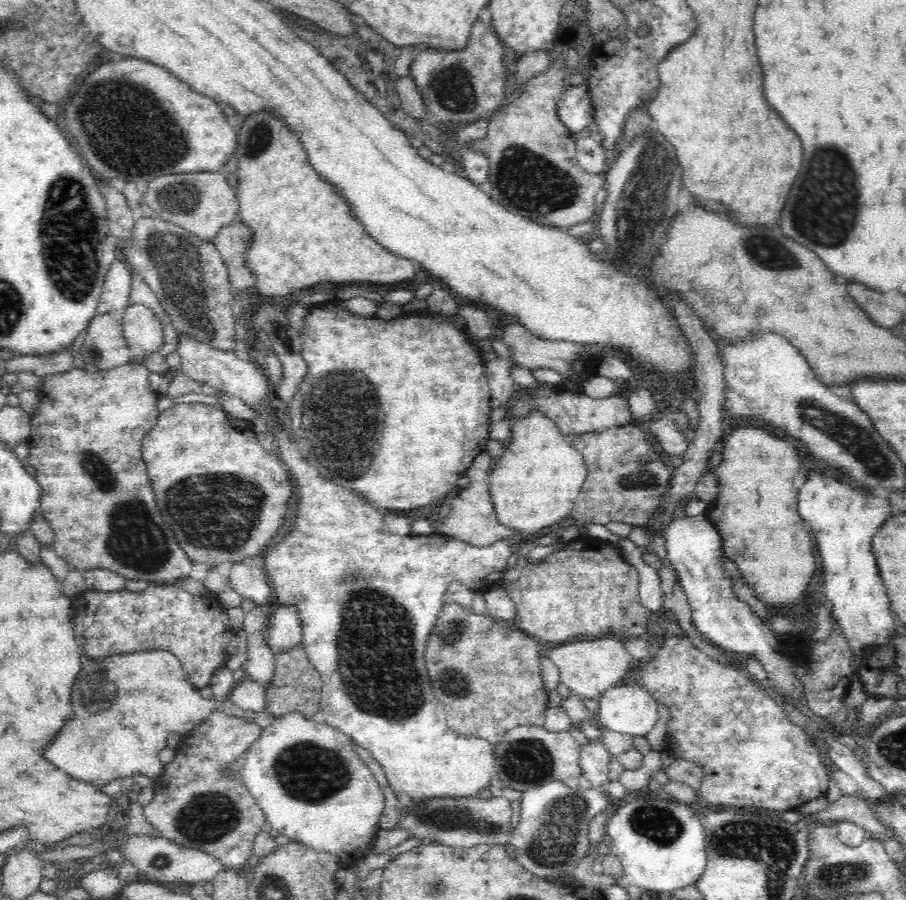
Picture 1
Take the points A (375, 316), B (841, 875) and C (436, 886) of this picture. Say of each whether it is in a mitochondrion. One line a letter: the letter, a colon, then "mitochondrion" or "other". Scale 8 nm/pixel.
A: other
B: mitochondrion
C: other

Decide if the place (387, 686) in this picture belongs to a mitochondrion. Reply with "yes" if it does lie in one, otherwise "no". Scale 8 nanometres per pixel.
yes

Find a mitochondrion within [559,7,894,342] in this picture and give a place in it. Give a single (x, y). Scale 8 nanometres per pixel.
(827, 201)

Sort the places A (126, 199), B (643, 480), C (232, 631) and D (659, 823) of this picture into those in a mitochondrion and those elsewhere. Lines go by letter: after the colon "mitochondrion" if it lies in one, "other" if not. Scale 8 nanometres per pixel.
A: other
B: mitochondrion
C: other
D: mitochondrion

